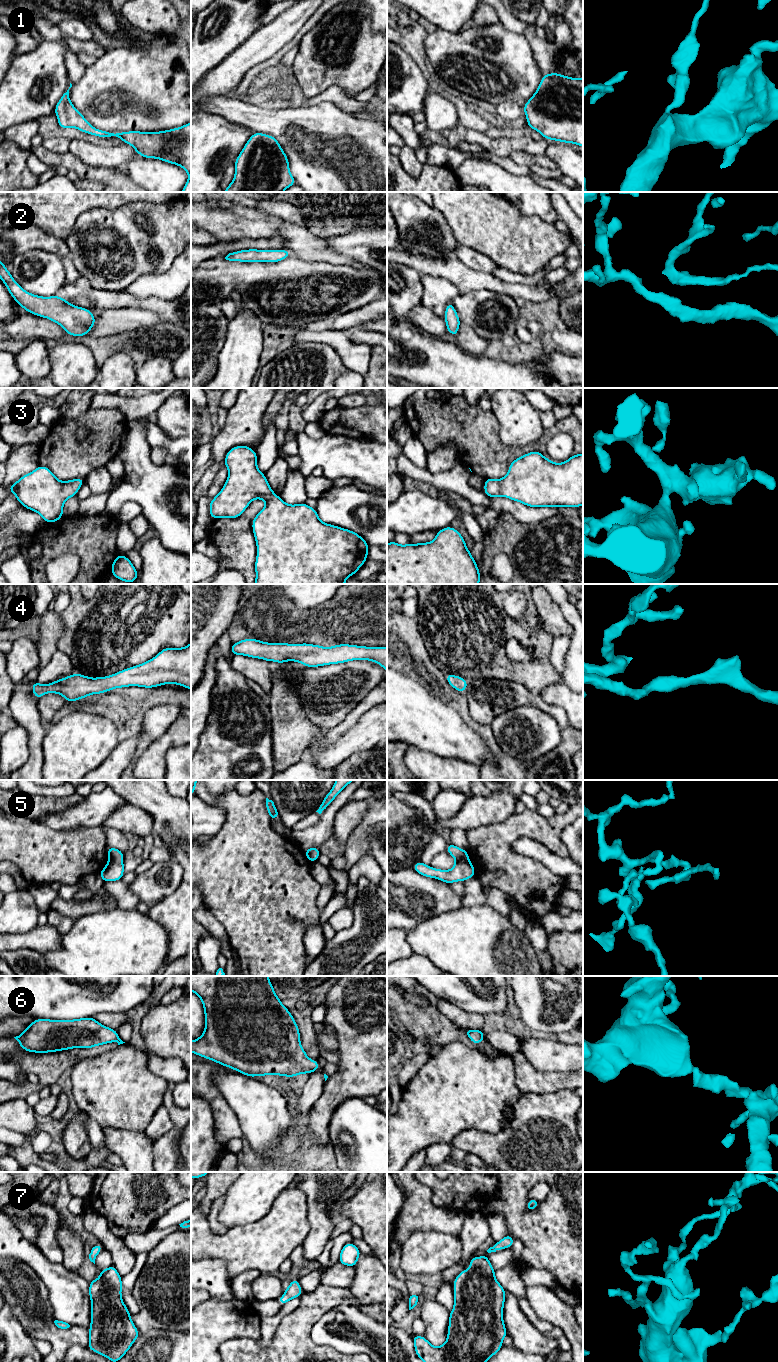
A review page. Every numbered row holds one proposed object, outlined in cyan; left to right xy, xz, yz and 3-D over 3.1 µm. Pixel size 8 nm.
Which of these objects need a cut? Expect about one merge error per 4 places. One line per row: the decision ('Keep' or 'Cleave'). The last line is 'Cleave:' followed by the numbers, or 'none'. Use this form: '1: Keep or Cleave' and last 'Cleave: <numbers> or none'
1: Keep
2: Keep
3: Keep
4: Keep
5: Keep
6: Keep
7: Keep
Cleave: none

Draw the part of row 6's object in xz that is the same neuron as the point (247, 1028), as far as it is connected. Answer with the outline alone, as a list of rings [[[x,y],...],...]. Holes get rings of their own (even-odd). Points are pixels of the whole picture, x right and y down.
[[[191,976],[191,991],[200,997],[205,1014],[205,1030],[201,1037],[191,1041],[192,1053],[252,1078],[265,1075],[292,1078],[320,1069],[317,1060],[307,1057],[301,1046],[299,1028],[277,997],[268,976]]]

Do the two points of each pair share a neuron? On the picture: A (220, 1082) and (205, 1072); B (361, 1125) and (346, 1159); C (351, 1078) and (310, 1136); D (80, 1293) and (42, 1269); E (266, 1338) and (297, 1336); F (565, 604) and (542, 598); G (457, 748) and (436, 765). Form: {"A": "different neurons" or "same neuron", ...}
{"A": "different neurons", "B": "same neuron", "C": "same neuron", "D": "same neuron", "E": "different neurons", "F": "different neurons", "G": "different neurons"}

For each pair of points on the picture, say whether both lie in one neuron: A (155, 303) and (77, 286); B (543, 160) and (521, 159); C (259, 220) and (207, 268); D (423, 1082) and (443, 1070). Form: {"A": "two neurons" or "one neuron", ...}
{"A": "one neuron", "B": "one neuron", "C": "two neurons", "D": "one neuron"}

